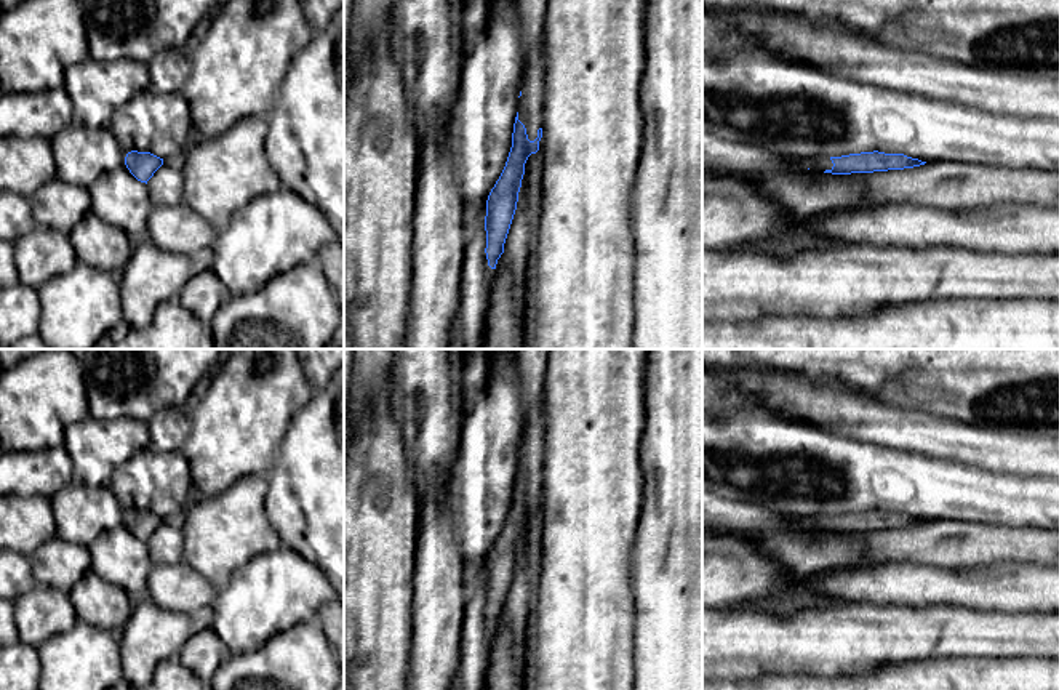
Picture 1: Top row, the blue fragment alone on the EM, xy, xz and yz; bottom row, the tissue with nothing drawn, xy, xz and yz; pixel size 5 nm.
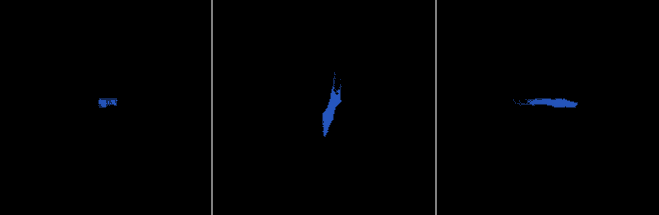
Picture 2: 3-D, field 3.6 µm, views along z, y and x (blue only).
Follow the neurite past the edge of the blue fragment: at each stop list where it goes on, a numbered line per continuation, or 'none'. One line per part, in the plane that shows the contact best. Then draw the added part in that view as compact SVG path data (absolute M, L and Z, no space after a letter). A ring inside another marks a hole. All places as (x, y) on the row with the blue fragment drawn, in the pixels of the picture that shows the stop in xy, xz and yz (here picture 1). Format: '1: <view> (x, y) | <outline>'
1: xz (533, 87) | M542 38L528 56L528 66L520 85L518 120L525 125L530 141L534 141L537 138L537 130L542 128L545 75L547 61Z
2: xz (475, 282) | M478 224L475 237L466 250L459 285L459 307L454 327L461 349L482 349L485 317L494 275L494 269L488 266L485 248L485 224Z

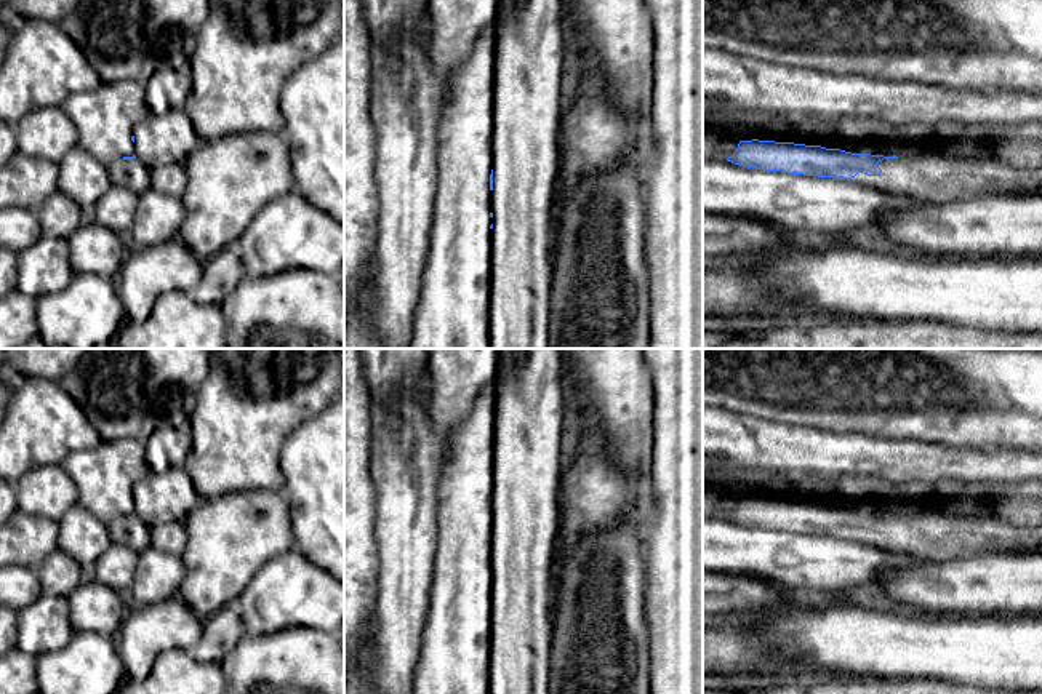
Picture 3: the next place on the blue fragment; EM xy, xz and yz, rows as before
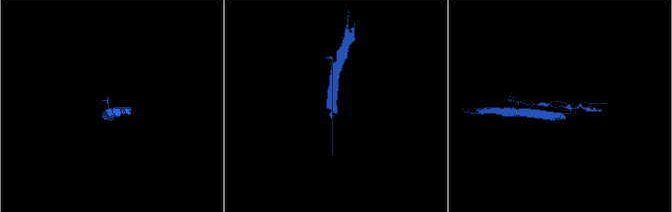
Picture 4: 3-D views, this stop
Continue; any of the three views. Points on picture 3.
1: yz (930, 178) | M936 155L884 158L877 166L882 170L879 176L858 173L850 181L936 203L986 195L1042 195L1042 170L1013 170L1000 165L981 171L978 165Z

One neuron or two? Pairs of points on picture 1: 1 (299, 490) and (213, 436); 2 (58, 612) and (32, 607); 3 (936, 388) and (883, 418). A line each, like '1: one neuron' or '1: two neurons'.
1: two neurons
2: one neuron
3: two neurons

